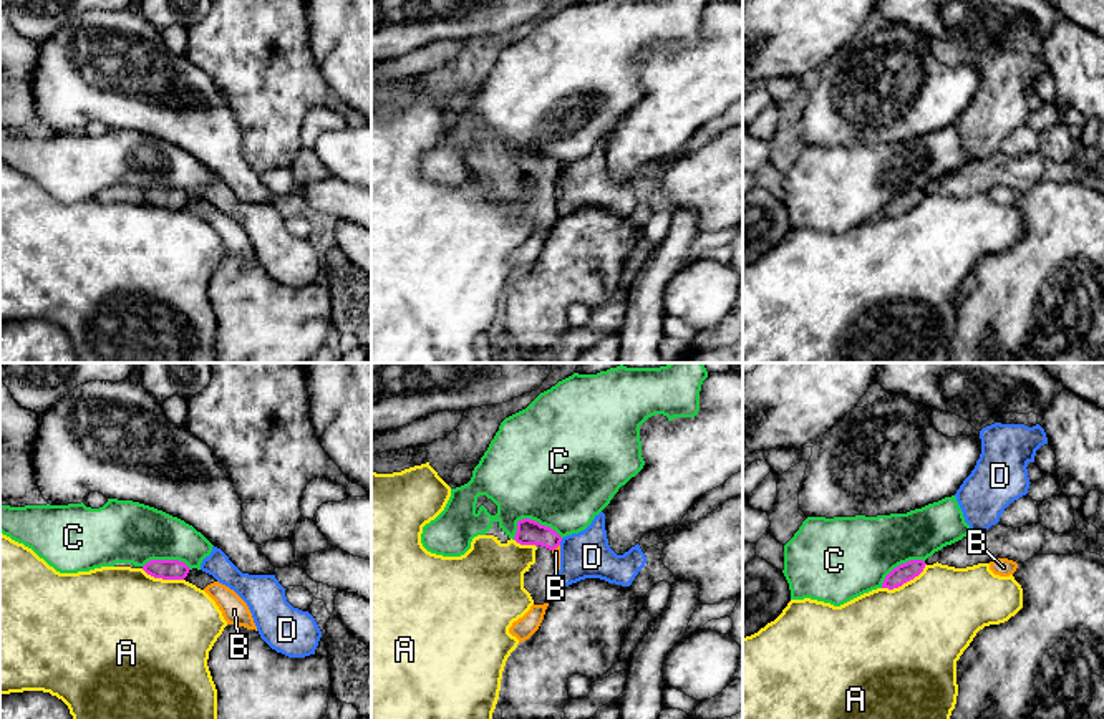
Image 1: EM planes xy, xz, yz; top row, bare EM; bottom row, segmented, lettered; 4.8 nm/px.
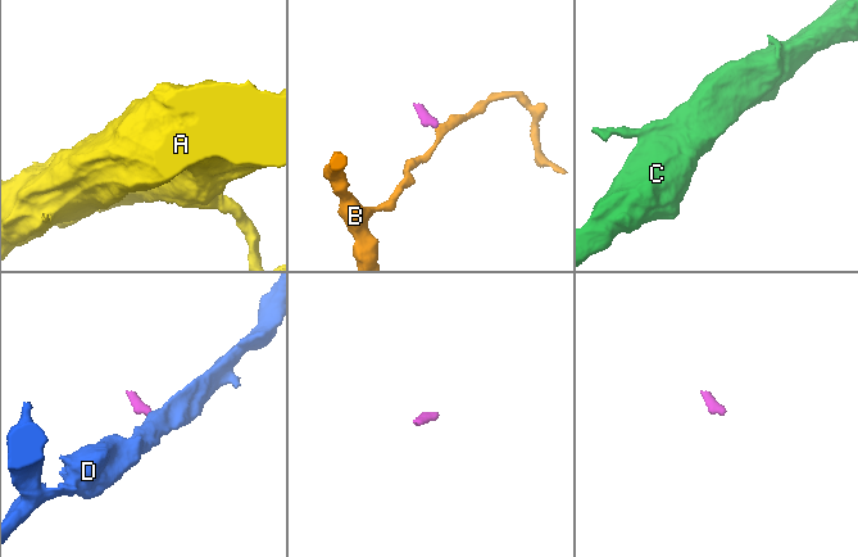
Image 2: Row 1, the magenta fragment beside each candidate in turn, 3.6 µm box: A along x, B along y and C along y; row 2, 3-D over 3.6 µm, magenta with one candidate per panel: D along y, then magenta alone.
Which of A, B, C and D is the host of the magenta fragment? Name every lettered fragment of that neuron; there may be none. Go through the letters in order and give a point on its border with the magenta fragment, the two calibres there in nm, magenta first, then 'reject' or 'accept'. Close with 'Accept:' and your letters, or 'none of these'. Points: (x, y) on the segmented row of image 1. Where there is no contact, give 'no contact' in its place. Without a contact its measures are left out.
A: meets magenta in yz at (905, 582); 90 nm thick on the magenta side, 480 nm on the other; reject
B: meets magenta in xz at (556, 547); 130 nm thick on the magenta side, 40 nm on the other; reject
C: meets magenta in xz at (531, 521); 130 nm thick on the magenta side, 480 nm on the other; reject
D: meets magenta in xz at (561, 540); 130 nm thick on the magenta side, 220 nm on the other; reject
Accept: none of these

